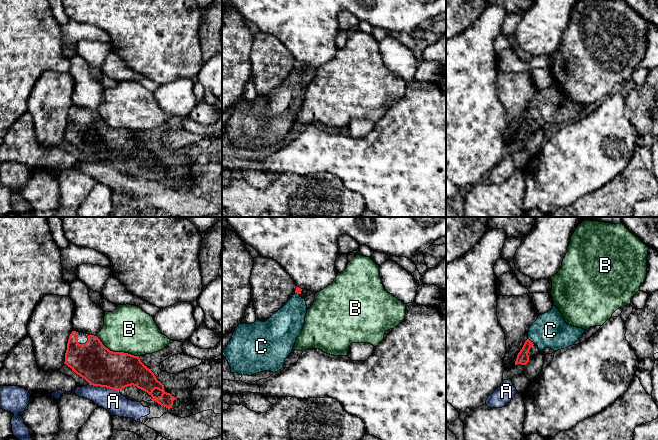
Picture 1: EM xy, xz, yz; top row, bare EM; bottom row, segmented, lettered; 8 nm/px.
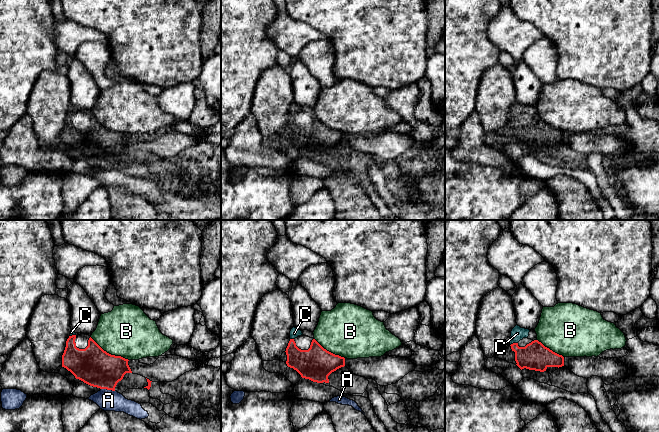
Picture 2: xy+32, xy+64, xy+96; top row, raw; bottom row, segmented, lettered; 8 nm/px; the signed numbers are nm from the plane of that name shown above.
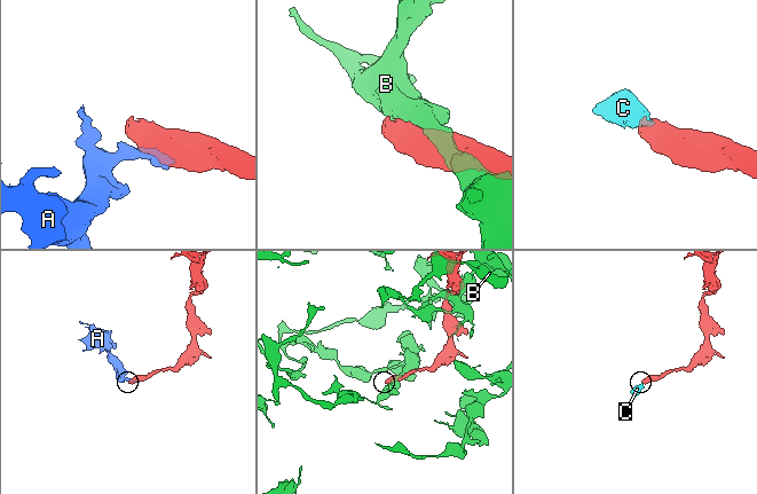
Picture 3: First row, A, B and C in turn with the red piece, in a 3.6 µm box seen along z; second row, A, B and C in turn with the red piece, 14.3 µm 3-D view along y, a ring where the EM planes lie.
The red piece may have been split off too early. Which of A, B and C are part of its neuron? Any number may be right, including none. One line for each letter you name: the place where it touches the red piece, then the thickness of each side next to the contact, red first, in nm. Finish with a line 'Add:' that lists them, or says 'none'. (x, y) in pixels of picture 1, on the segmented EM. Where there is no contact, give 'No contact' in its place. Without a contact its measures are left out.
C: Touches red at yz (530, 341). Thickness 100 nm (red) against 280 nm
Add: C

